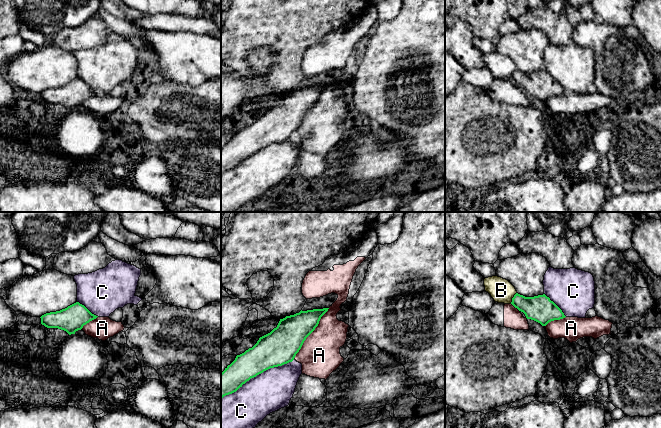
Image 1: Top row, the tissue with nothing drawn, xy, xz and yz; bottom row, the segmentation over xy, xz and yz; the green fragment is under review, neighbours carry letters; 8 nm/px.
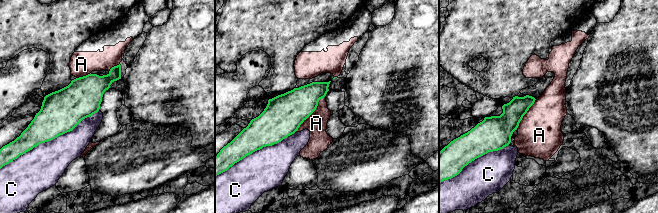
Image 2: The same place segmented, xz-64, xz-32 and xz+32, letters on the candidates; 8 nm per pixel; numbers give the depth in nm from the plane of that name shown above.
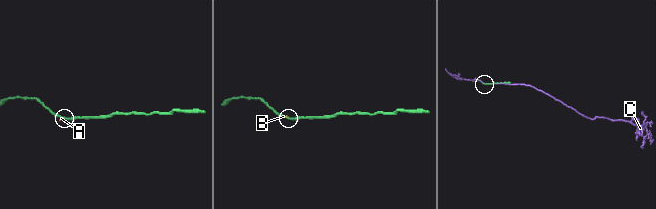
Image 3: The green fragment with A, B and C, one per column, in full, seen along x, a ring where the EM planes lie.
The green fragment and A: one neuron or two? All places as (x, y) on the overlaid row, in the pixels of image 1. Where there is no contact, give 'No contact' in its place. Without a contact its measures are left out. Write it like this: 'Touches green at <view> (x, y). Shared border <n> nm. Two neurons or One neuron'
Touches green at xz (311, 332). Shared border 500 nm. Two neurons

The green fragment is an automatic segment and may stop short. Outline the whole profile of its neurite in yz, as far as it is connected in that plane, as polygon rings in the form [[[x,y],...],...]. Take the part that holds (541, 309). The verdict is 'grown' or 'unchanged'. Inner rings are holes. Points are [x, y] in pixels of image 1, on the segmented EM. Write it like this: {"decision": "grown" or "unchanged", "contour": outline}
{"decision": "unchanged", "contour": [[[516,293],[512,298],[511,304],[523,312],[527,319],[534,320],[542,326],[566,317],[562,310],[545,294],[525,297]]]}

